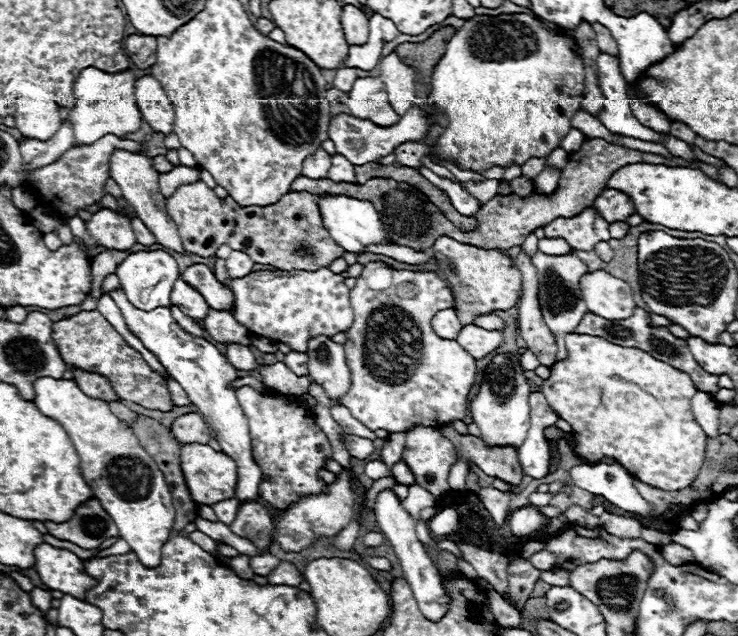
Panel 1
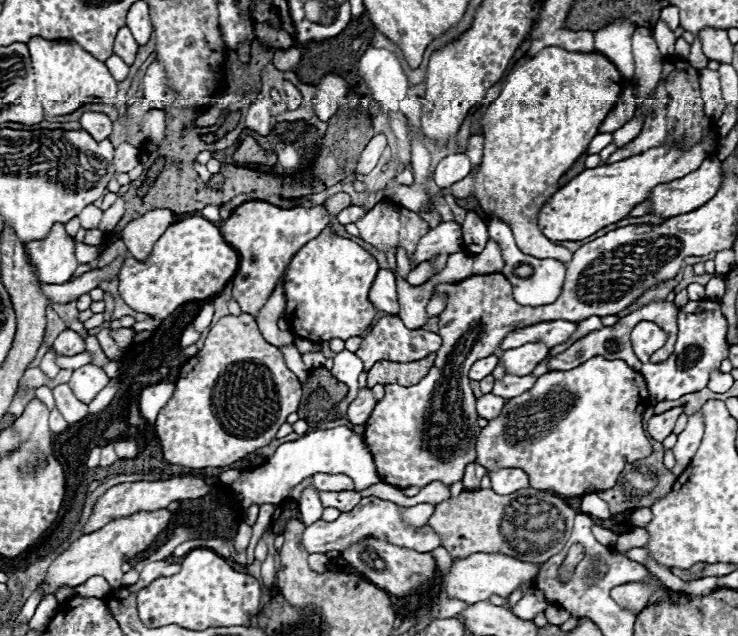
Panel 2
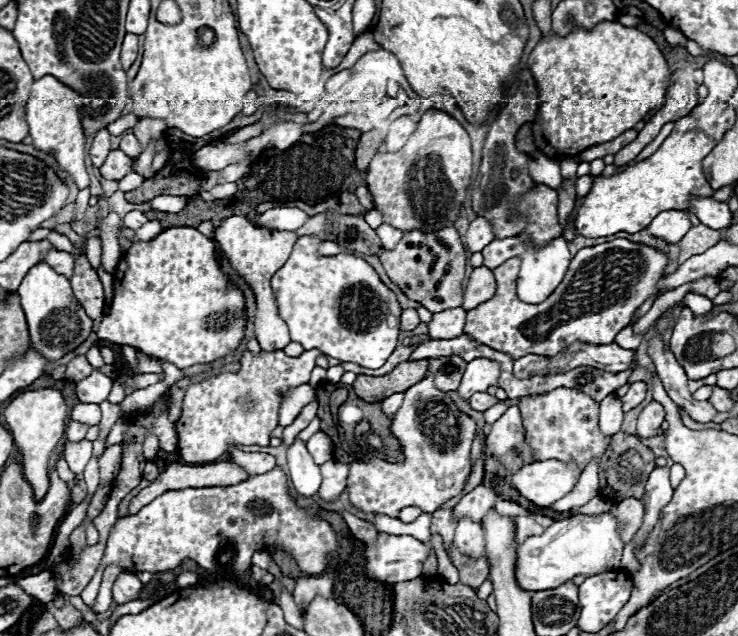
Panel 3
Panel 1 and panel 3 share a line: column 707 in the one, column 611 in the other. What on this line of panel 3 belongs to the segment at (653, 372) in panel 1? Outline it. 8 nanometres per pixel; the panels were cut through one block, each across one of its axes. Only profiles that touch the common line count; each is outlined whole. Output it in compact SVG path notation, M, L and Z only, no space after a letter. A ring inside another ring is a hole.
M556 388L536 396L518 398L522 414L526 444L532 450L534 460L562 460L576 462L584 470L592 460L600 464L604 452L610 448L612 436L604 436L598 426L600 402L574 388Z

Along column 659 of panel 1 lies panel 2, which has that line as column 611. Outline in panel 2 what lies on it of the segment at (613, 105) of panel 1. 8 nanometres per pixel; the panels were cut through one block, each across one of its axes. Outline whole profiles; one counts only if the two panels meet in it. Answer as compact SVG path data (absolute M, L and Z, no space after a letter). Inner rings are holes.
M596 134L588 146L588 154L598 154L608 144L612 144L612 134Z

